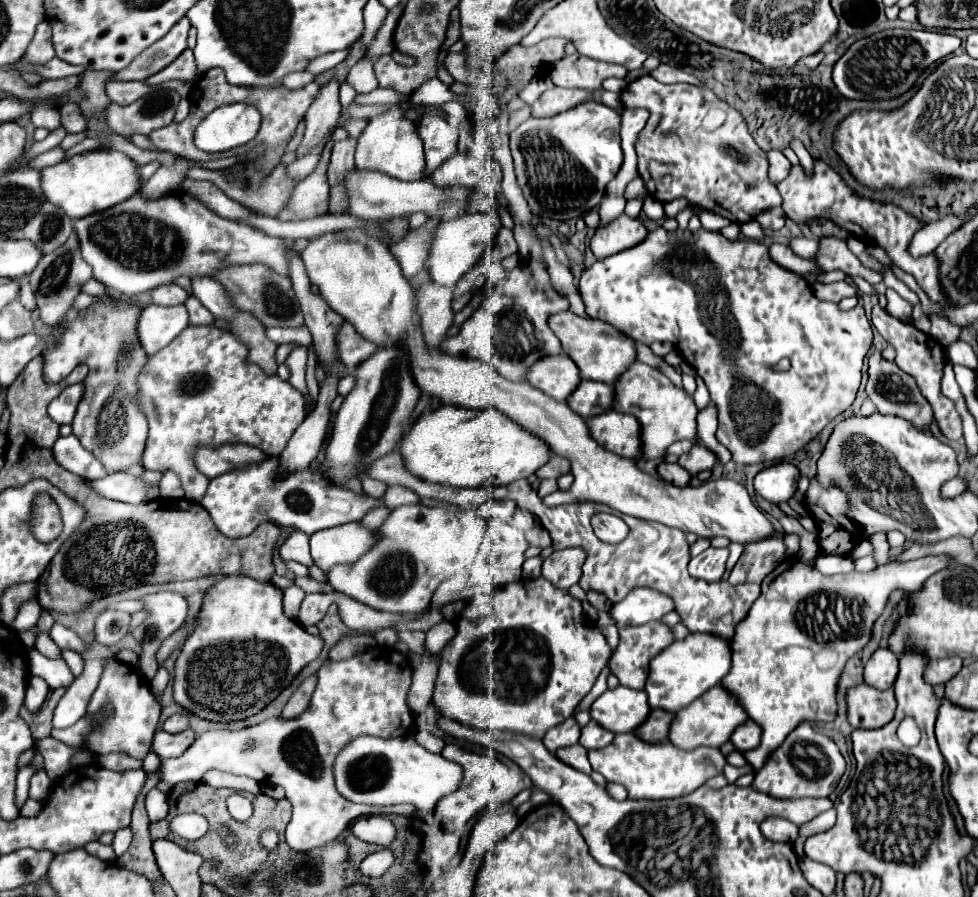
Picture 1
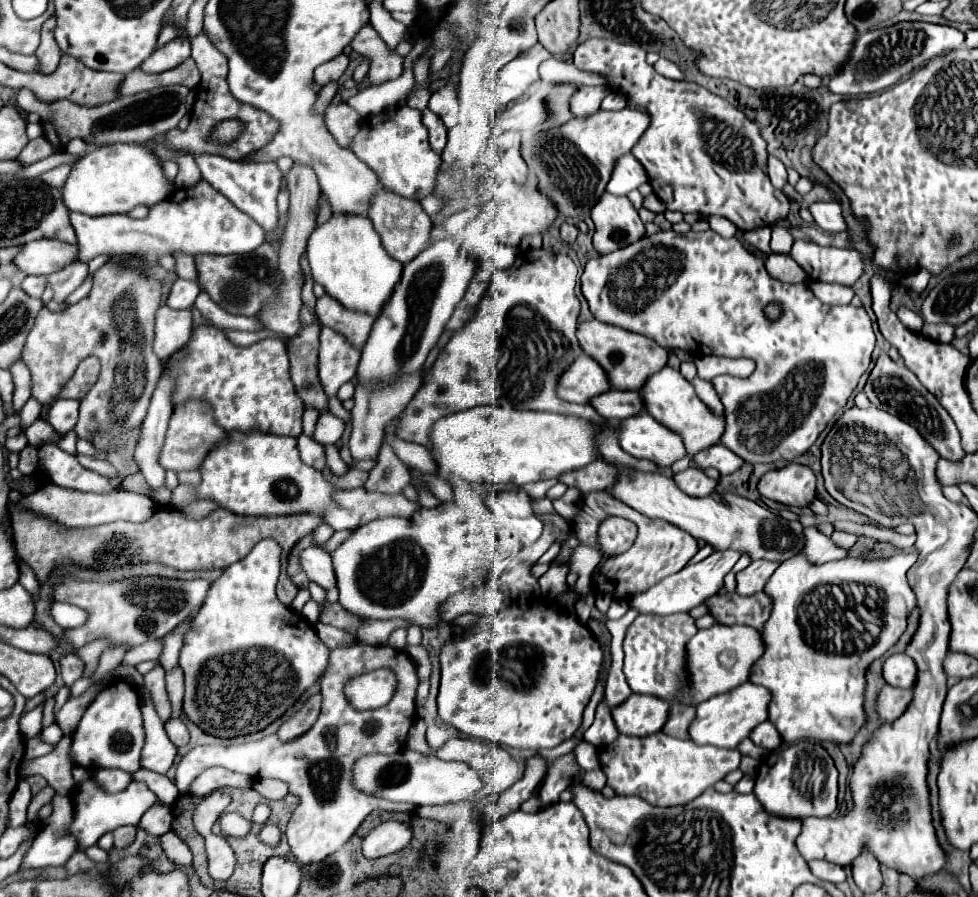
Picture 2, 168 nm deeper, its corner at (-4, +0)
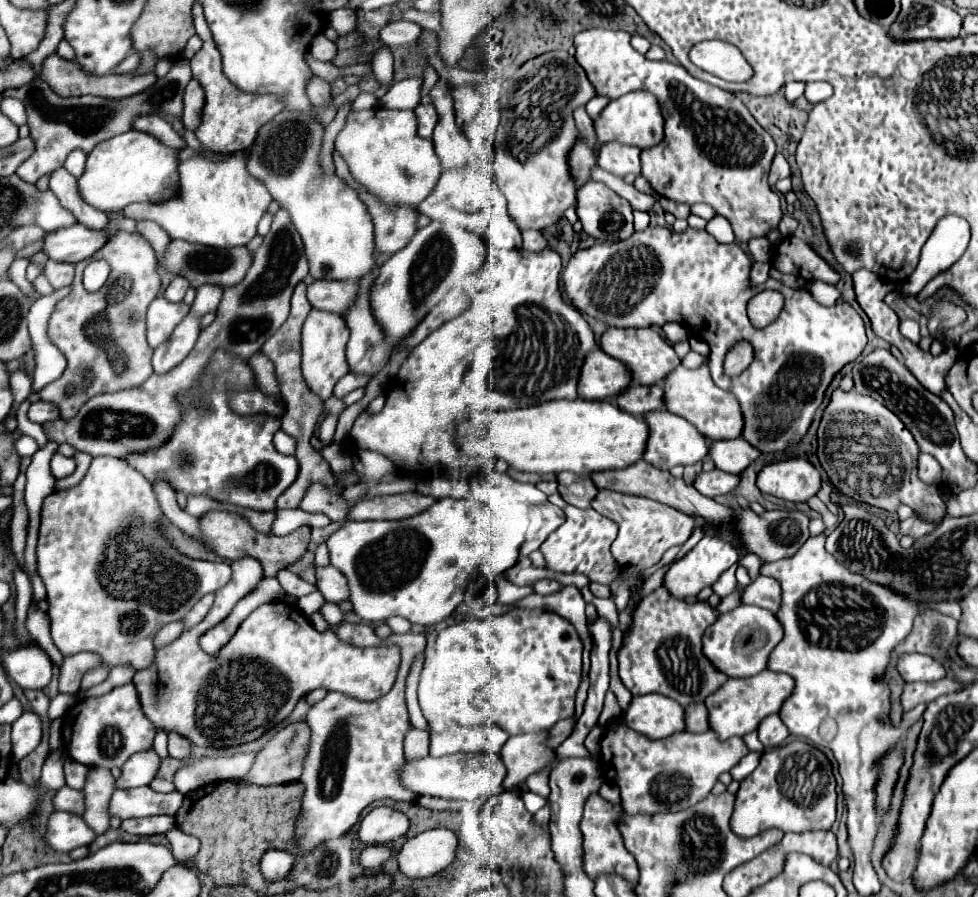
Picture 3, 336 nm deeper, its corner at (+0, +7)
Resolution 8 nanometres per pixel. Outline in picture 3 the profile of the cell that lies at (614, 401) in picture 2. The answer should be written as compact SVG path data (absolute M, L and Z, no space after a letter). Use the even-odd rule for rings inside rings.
M632 385L632 389L626 389L618 397L618 403L624 411L642 417L648 411L656 411L664 407L664 391L660 385L652 385L652 387Z

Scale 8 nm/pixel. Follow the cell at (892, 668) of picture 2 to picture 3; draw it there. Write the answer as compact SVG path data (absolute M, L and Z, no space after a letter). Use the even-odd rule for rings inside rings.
M912 653L908 657L900 657L898 661L900 673L904 673L904 679L910 681L938 681L946 677L946 669L940 661L936 661L930 655Z

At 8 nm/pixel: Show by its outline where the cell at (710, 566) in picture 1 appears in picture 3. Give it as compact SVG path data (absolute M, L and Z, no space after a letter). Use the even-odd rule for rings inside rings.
M706 533L698 545L694 545L682 559L678 559L666 573L664 577L664 585L668 587L668 591L674 595L674 597L696 597L700 593L700 589L704 587L710 587L728 567L732 567L734 563L738 561L738 551L728 543L724 541L722 537L718 535L710 535Z

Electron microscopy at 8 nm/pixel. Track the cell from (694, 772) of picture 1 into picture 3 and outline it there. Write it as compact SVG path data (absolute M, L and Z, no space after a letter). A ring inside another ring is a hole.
M616 719L614 723L608 725L608 731L606 731L606 737L602 743L604 743L602 767L604 767L606 779L620 789L622 807L630 815L636 815L636 813L654 815L654 813L664 813L664 811L676 813L680 809L694 807L710 793L710 789L716 785L716 781L722 773L728 773L734 765L740 763L740 759L744 755L748 755L748 747L742 741L742 737L732 737L732 739L722 741L722 739L718 739L718 735L714 731L708 731L708 733L684 731L684 733L676 733L666 739L652 741L646 735L630 729L624 719Z

